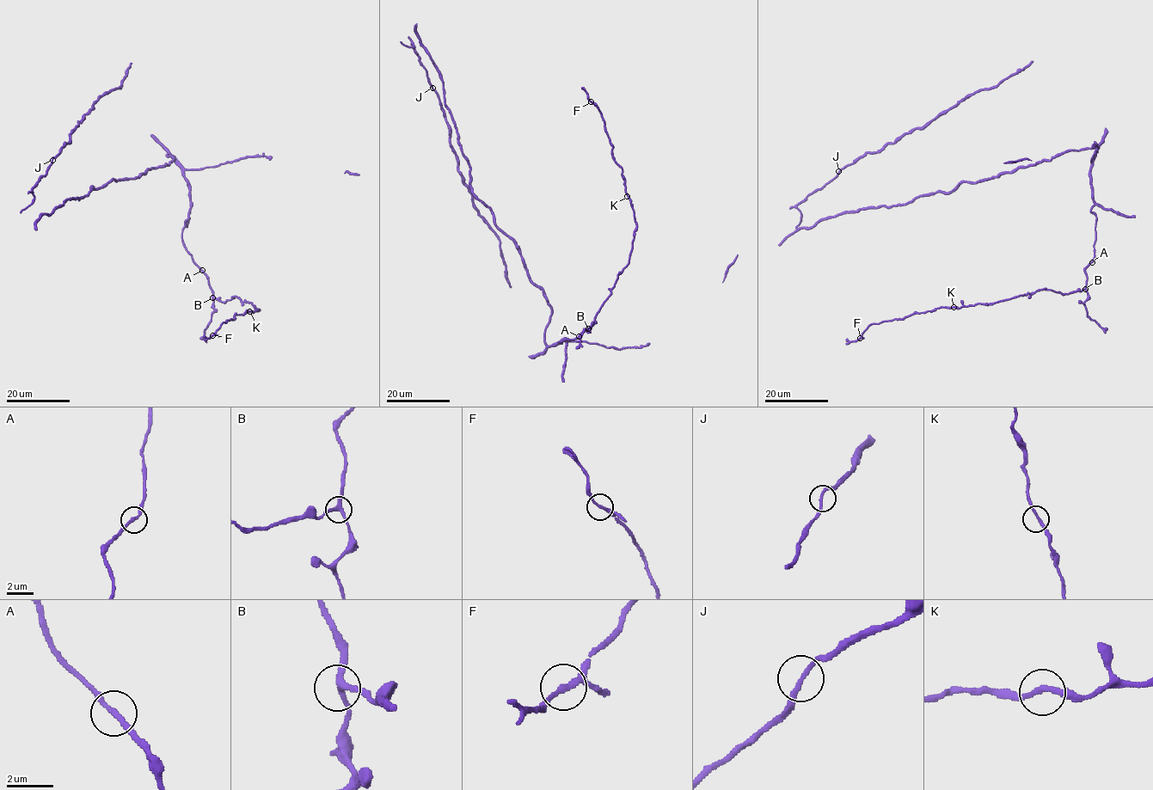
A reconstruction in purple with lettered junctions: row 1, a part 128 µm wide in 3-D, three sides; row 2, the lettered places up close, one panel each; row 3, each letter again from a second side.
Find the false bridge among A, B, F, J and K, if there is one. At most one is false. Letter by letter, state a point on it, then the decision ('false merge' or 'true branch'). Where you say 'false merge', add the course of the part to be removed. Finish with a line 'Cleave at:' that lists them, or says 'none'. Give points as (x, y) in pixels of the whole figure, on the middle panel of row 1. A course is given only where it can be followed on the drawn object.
A: (579, 336) | true branch
B: (588, 328) | true branch
F: (591, 101) | false merge | (590, 101), (582, 87)
J: (432, 88) | true branch
K: (627, 196) | true branch
Cleave at: F

